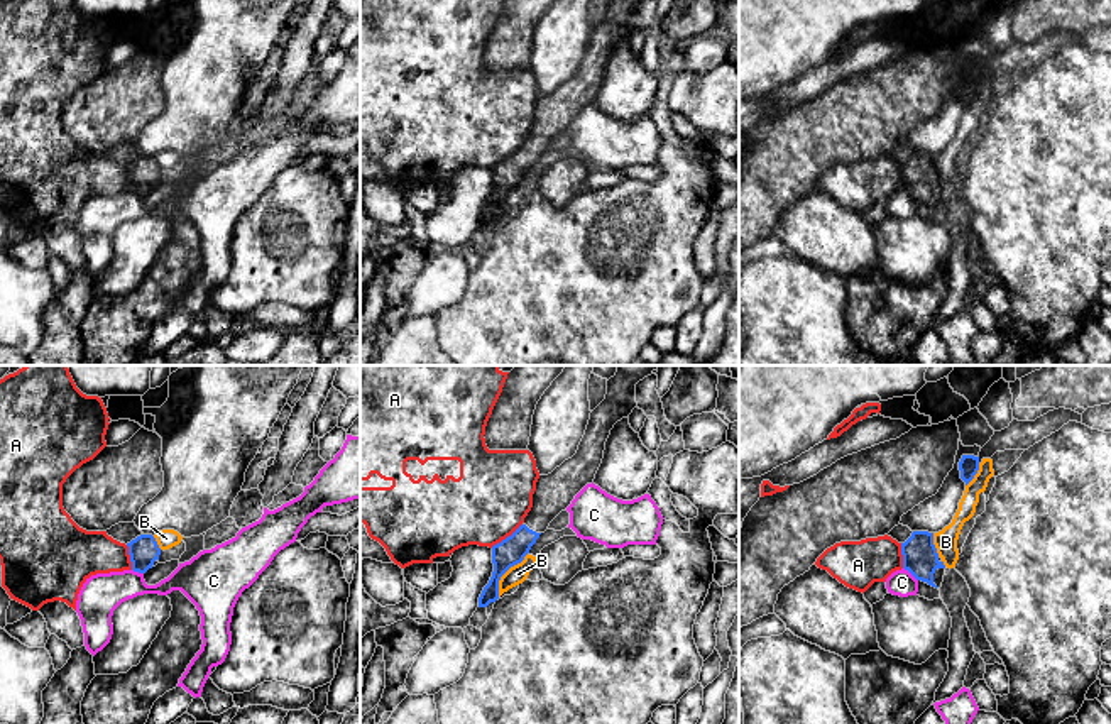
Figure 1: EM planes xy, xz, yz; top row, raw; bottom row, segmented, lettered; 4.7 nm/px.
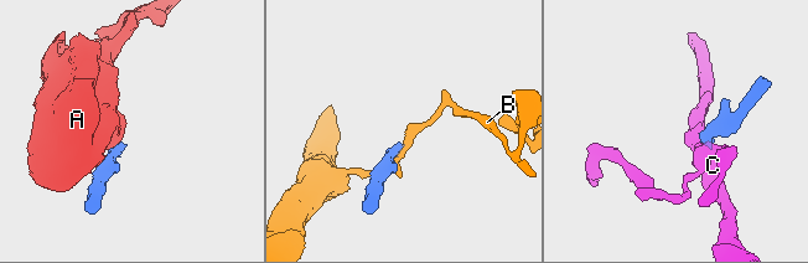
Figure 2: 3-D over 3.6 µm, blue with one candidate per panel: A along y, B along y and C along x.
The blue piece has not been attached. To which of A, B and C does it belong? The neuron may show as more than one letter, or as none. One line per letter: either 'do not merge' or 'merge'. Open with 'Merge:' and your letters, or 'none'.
Merge: none
A: do not merge
B: do not merge
C: do not merge

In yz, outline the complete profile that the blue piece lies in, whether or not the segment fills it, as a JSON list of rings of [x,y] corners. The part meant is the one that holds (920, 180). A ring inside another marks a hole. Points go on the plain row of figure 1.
[[[913,152],[911,157],[901,164],[903,189],[917,201],[922,201],[940,211],[945,186],[933,166],[933,154]]]

